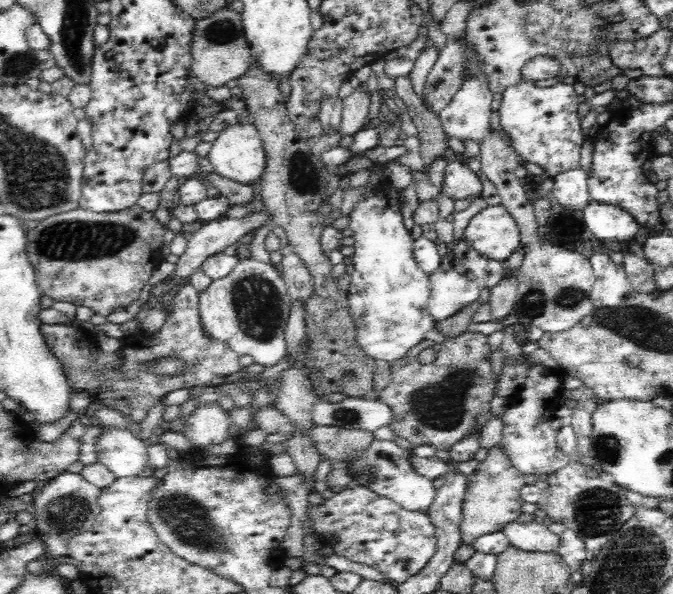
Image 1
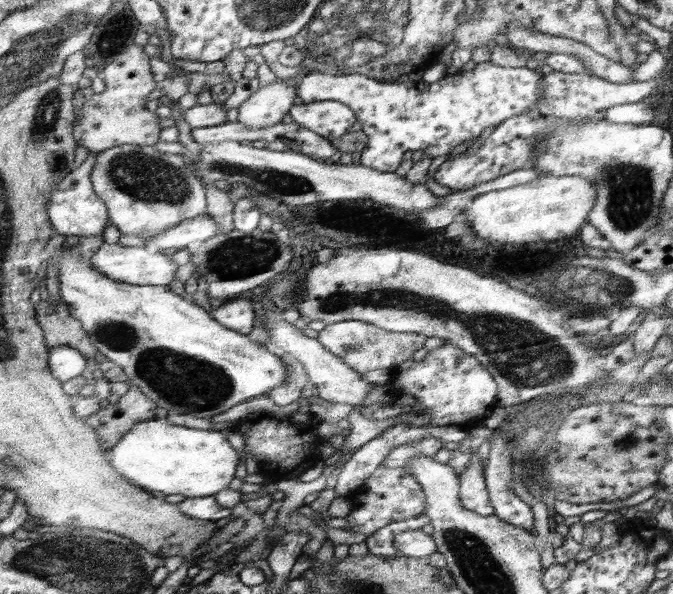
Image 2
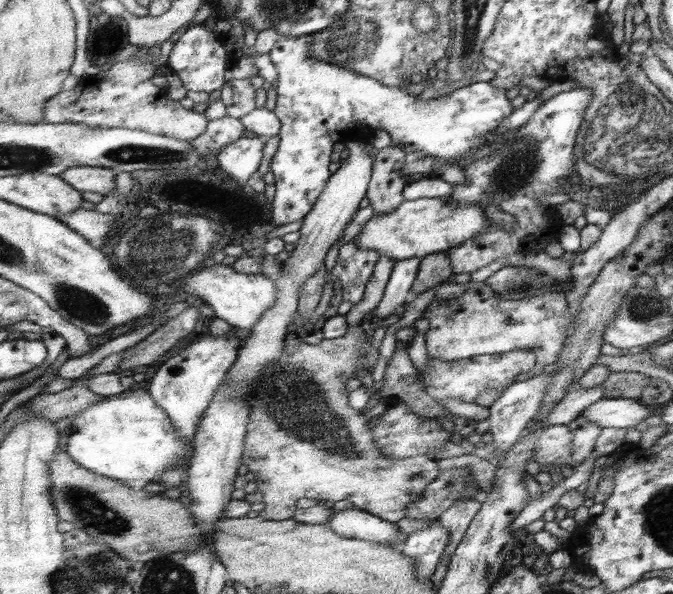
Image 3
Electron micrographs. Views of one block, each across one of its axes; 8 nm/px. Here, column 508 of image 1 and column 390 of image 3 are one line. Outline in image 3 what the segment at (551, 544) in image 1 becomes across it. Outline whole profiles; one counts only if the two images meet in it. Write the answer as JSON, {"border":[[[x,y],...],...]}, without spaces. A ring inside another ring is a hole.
{"border":[[[356,507],[343,511],[333,509],[326,525],[345,537],[364,539],[376,544],[387,544],[391,538],[397,538],[401,533],[397,524]]]}

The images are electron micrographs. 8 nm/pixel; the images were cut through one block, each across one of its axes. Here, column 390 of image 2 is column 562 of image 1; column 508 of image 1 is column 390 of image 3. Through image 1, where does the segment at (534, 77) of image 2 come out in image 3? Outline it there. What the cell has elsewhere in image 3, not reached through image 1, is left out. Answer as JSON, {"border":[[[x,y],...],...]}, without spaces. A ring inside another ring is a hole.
{"border":[[[301,35],[296,38],[292,36],[281,36],[270,50],[268,56],[278,69],[276,77],[276,108],[274,114],[280,119],[281,128],[279,132],[280,144],[278,151],[272,158],[270,167],[274,173],[276,182],[276,196],[271,203],[270,222],[275,226],[290,224],[303,220],[311,213],[312,206],[324,192],[330,180],[330,154],[332,146],[347,141],[370,140],[377,130],[385,130],[392,139],[392,145],[402,147],[404,153],[418,154],[423,157],[434,157],[440,161],[460,162],[472,152],[476,152],[482,144],[488,144],[492,138],[502,138],[500,134],[494,134],[494,130],[500,126],[502,118],[506,120],[512,114],[512,100],[506,96],[492,82],[476,82],[470,85],[457,88],[445,97],[419,98],[410,95],[408,86],[412,82],[402,81],[398,86],[384,86],[381,82],[365,76],[360,78],[354,70],[348,70],[343,66],[336,66],[331,62],[322,62],[317,58],[311,58],[312,35]]]}

